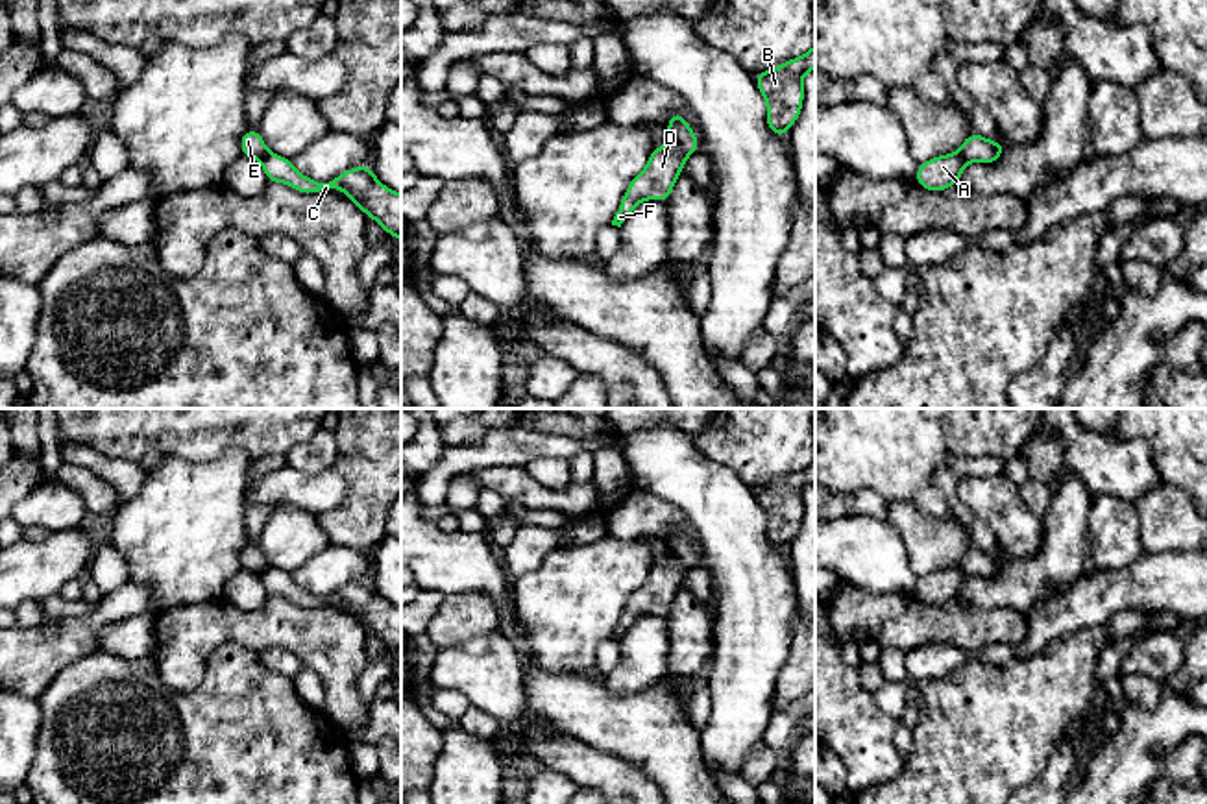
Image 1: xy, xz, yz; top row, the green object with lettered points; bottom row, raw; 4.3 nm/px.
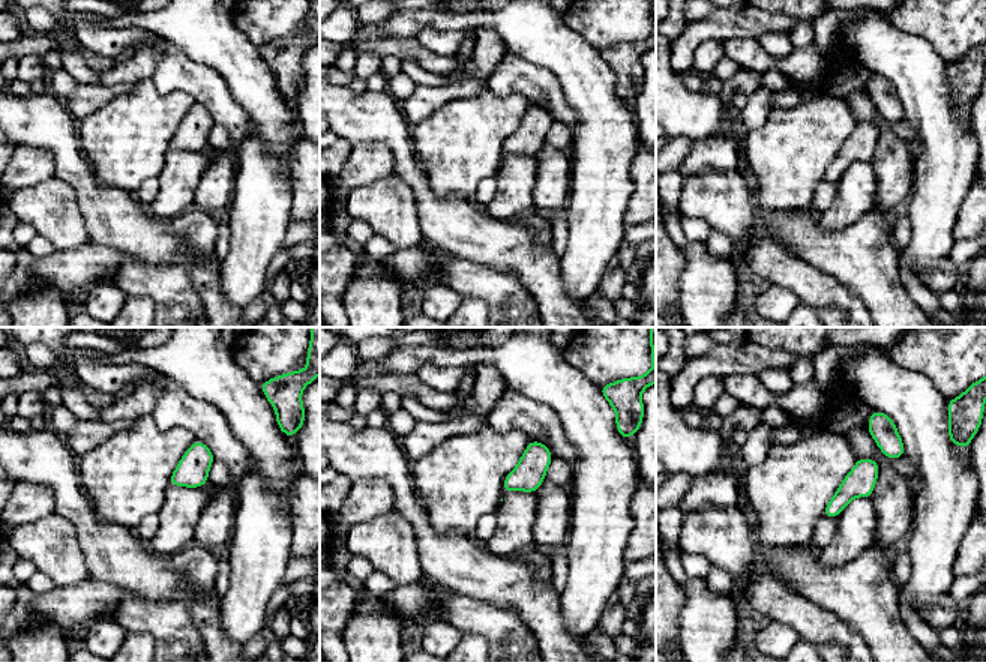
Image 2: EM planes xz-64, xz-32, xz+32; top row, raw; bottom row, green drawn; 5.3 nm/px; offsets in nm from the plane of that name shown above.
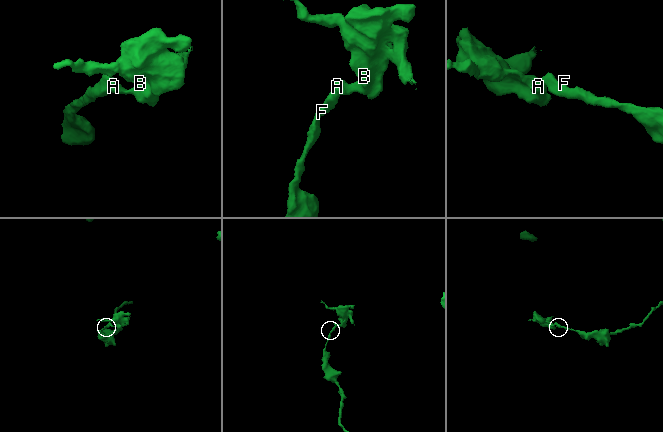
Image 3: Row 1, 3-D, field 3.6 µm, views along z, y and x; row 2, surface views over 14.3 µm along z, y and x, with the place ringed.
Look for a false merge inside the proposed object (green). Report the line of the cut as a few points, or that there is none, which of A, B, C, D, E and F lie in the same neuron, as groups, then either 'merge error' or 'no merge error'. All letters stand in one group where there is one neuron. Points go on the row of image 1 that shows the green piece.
cut in xz along (671, 137), (688, 152); A B C / D E F; merge error

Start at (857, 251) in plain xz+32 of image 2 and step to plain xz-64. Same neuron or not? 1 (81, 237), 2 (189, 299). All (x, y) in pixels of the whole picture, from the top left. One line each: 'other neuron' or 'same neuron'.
1: other neuron
2: other neuron

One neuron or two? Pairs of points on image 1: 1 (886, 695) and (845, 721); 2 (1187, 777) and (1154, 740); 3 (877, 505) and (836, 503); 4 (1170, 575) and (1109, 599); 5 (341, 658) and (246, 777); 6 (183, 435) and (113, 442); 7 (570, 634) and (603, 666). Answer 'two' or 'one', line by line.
1: two
2: two
3: one
4: one
5: two
6: one
7: two

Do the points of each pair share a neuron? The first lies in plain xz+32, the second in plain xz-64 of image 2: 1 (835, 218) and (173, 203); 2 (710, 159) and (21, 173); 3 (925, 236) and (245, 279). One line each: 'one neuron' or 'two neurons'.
1: one neuron
2: one neuron
3: one neuron

